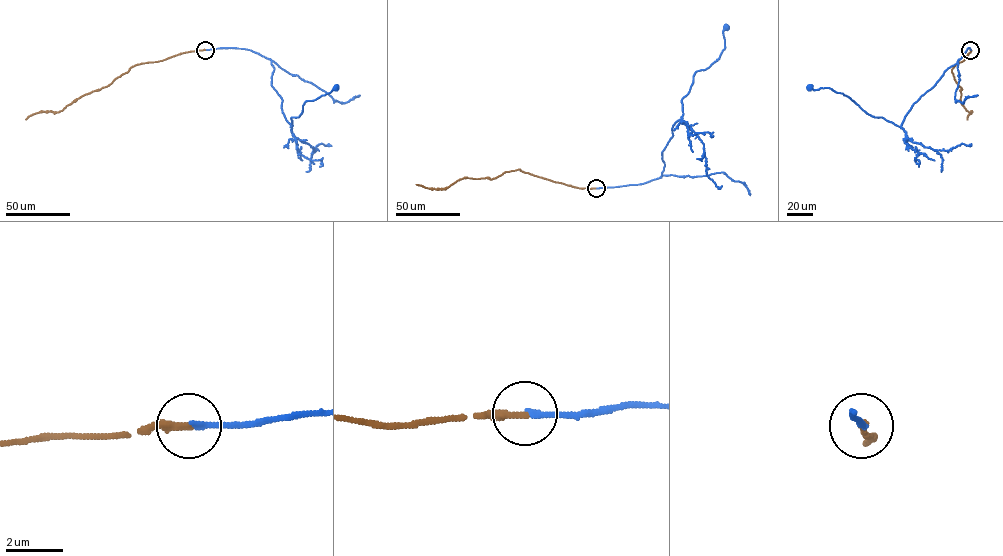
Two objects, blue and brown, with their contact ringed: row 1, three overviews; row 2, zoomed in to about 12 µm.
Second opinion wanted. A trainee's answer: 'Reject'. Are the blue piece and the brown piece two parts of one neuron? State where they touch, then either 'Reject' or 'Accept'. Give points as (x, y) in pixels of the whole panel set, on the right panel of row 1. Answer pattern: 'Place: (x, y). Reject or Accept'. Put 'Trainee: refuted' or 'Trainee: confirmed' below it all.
Place: (970, 50). Accept
Trainee: refuted

